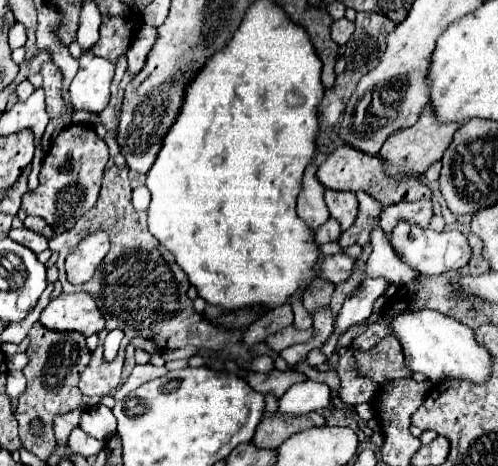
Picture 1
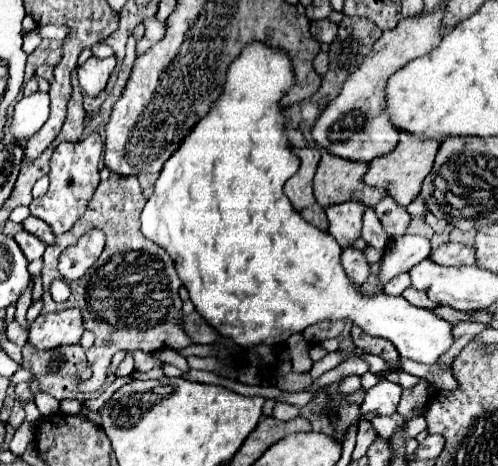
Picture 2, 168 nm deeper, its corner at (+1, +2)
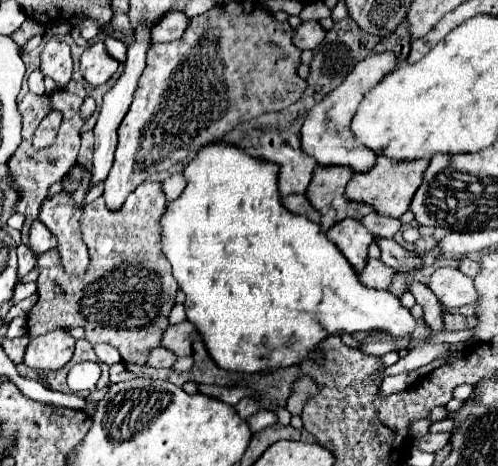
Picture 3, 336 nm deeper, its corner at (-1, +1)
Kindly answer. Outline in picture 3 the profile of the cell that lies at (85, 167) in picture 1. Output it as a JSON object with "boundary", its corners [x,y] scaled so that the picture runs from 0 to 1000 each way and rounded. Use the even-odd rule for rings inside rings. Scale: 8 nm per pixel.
{"boundary":[[[161,350],[145,354],[141,371],[145,371],[149,363],[161,363],[161,367],[165,367],[165,384],[161,384],[161,393],[157,393],[157,406],[145,410],[145,414],[120,410],[120,414],[112,414],[110,418],[104,418],[104,423],[92,423],[88,436],[84,436],[84,444],[80,444],[76,470],[112,504],[112,513],[116,513],[116,539],[120,539],[120,547],[124,547],[124,569],[129,569],[133,586],[157,594],[157,590],[169,590],[173,577],[177,577],[177,569],[181,569],[177,530],[169,526],[169,517],[165,517],[165,509],[161,509],[165,436],[169,436],[173,410],[181,406],[181,367],[177,367],[169,354],[161,354]]]}

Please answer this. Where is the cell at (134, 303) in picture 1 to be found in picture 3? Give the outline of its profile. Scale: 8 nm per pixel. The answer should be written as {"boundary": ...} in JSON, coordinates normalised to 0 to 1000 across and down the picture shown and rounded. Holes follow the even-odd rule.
{"boundary":[[[289,388],[277,397],[253,427],[253,436],[237,453],[221,453],[209,440],[209,423],[197,423],[181,440],[169,444],[161,491],[165,515],[181,534],[181,573],[165,594],[141,594],[129,577],[120,577],[116,564],[116,534],[100,534],[76,552],[80,594],[76,594],[76,650],[56,672],[56,719],[72,723],[84,715],[96,715],[112,702],[169,702],[173,727],[193,736],[217,736],[233,745],[245,762],[249,779],[293,779],[305,749],[325,745],[325,719],[337,702],[337,676],[349,659],[349,637],[357,624],[357,607],[341,582],[341,560],[321,534],[321,491],[317,491],[317,466],[325,461],[333,423],[317,388]],[[108,607],[120,607],[129,620],[129,633],[116,637],[108,629]]]}

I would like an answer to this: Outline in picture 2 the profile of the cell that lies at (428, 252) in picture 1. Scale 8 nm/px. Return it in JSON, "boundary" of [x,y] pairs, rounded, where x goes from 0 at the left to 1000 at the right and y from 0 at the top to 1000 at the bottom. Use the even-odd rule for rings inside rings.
{"boundary":[[[904,519],[871,536],[863,554],[888,571],[936,571],[936,567],[948,567],[948,532]]]}

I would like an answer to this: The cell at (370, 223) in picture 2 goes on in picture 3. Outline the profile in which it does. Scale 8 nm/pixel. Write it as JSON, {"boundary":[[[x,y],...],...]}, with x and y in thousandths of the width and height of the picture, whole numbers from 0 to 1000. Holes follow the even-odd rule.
{"boundary":[[[755,509],[755,521],[767,539],[767,560],[795,577],[795,582],[831,582],[831,577],[843,577],[847,573],[847,552],[839,543],[827,543],[827,539],[815,539],[811,530],[803,530],[791,513],[771,513],[771,509]]]}

